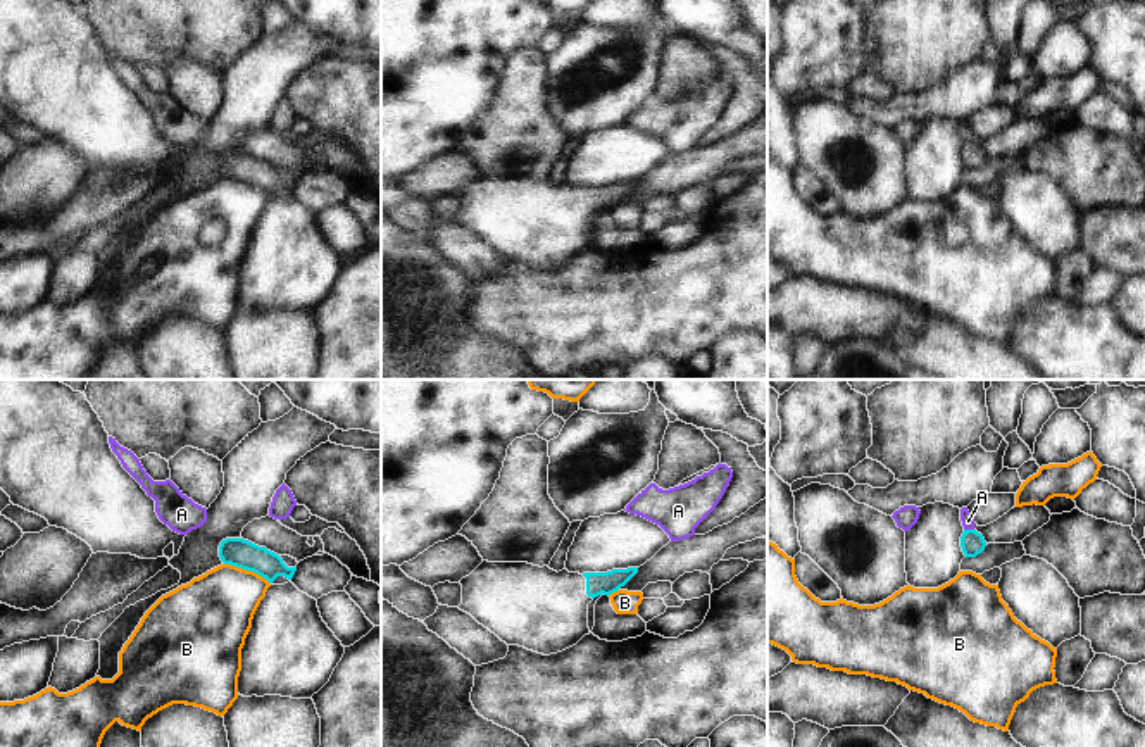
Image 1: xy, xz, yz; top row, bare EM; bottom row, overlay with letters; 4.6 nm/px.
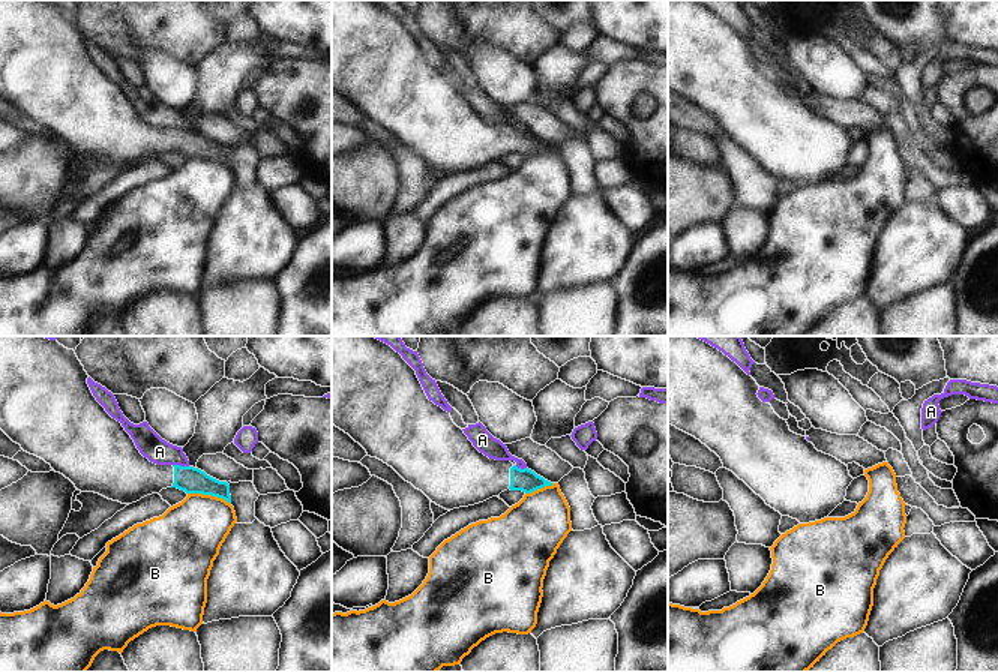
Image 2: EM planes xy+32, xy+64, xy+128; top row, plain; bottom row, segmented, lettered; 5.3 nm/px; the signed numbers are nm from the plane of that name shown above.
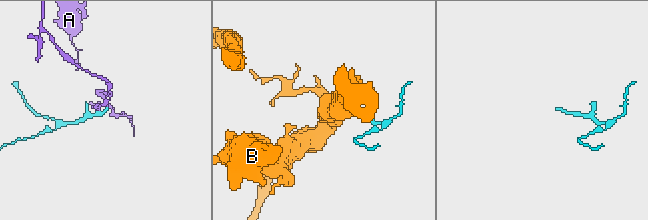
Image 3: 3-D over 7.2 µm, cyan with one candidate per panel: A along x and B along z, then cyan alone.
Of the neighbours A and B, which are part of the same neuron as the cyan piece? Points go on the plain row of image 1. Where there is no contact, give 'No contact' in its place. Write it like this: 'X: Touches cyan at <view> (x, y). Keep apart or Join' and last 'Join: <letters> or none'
A: Touches cyan at yz (969, 144). Keep apart
B: Touches cyan at xy (247, 183). Keep apart
Join: none.

